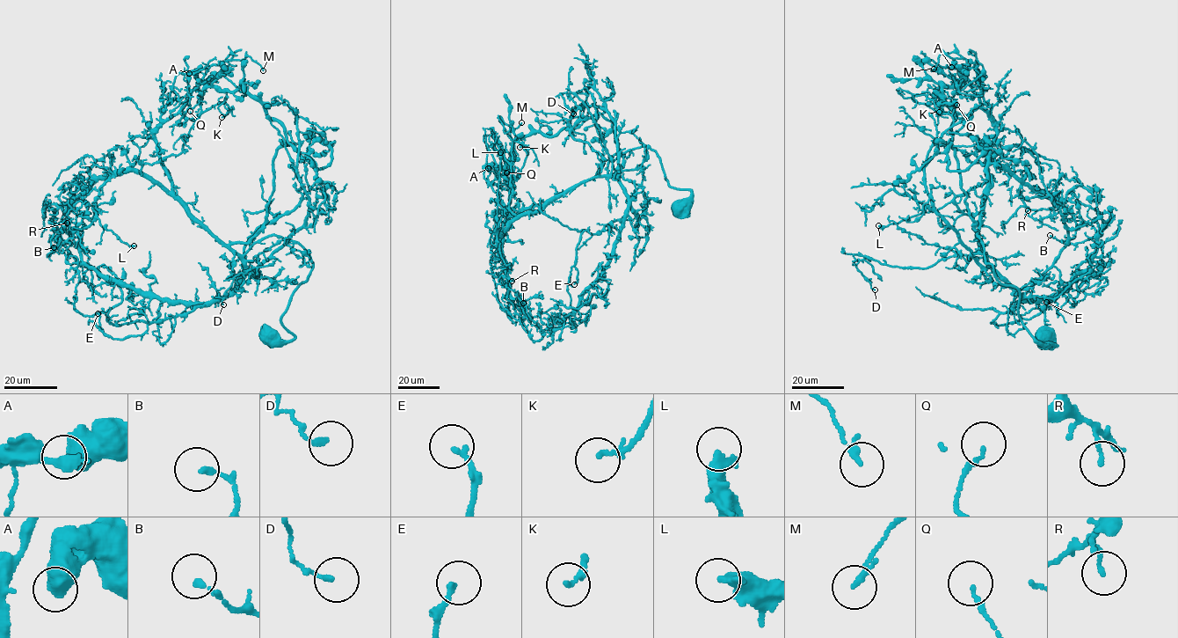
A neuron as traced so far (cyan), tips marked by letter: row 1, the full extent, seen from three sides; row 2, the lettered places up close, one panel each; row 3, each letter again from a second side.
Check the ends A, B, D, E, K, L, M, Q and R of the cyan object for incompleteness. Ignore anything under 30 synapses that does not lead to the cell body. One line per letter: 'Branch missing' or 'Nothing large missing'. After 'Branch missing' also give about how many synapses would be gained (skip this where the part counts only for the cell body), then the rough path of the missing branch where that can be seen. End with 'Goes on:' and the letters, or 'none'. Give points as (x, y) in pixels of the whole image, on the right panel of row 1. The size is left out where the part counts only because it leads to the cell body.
A: Nothing large missing
B: Nothing large missing
D: Nothing large missing
E: Nothing large missing
K: Nothing large missing
L: Nothing large missing
M: Nothing large missing
Q: Nothing large missing
R: Nothing large missing
Goes on: none

